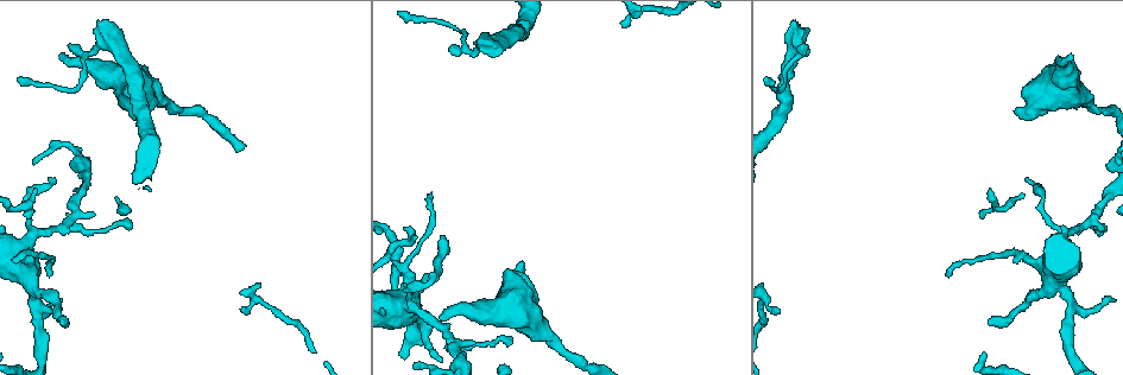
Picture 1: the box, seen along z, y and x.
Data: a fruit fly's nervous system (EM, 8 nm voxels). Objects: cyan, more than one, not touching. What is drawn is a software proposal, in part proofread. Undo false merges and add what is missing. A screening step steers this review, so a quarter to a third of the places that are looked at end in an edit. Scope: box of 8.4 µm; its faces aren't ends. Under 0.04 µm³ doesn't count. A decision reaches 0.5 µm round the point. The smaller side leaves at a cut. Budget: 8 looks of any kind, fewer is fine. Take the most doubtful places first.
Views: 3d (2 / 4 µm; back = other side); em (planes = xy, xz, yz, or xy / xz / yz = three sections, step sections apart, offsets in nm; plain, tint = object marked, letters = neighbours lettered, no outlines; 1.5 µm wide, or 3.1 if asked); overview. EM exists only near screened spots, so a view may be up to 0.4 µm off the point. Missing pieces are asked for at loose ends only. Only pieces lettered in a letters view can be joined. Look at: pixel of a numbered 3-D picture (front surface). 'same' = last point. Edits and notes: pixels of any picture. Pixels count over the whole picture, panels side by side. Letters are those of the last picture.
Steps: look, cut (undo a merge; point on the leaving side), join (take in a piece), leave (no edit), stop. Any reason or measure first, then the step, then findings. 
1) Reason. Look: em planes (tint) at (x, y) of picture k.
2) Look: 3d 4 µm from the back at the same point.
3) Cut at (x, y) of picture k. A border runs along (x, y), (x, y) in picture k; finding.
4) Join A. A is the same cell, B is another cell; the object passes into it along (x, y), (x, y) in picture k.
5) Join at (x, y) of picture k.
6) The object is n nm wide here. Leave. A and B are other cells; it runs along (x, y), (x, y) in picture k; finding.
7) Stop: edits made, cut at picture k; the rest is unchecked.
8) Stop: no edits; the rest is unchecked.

Free end. Look: em yz step 8 (letters) at (59, 53) of picture 1.

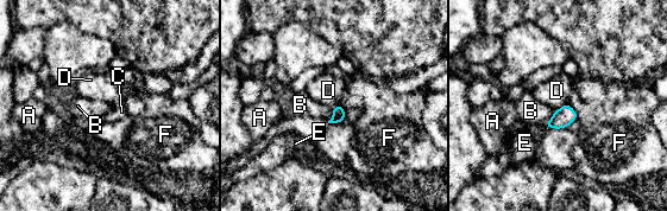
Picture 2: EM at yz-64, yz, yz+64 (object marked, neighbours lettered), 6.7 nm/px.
Look: em planes (letters) at the same point.

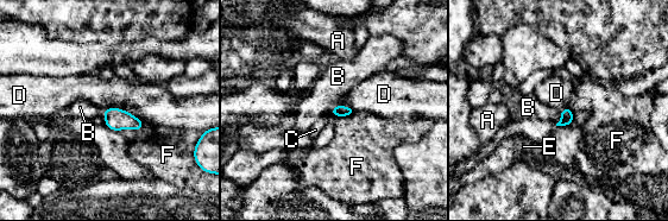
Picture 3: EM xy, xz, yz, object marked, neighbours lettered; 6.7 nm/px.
Leave. A, B, C, D, E and F are other cells; no lettered piece goes on from it.

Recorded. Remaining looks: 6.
Branch stops here. Look: em yz step 8 (letters) at (105, 22) of picture 1.

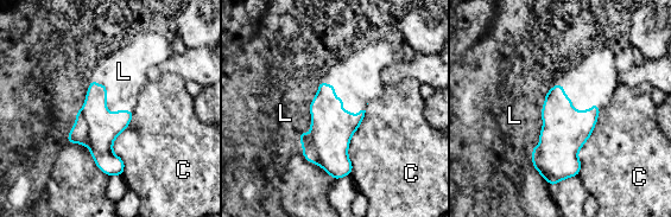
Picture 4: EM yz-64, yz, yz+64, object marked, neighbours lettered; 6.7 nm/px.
Join L. L is the same cell, C is another cell; the object passes into it along (328, 126), (316, 91), (285, 112) in picture 4; the neuron continues.

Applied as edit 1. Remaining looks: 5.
Thick turns thin. Look: em planes (letters) at (173, 109) of picture 1.

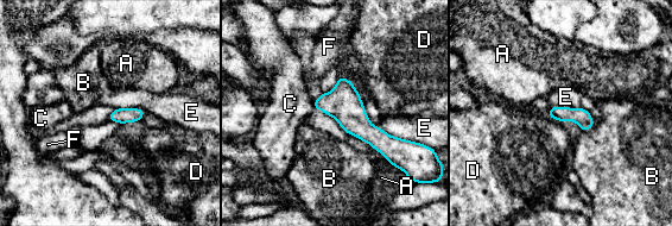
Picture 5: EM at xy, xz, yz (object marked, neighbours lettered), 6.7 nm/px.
The object is 70 nm wide here. Leave. A, B, C, D, E and F are other cells; one neuron here.

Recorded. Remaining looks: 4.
Stop: edits made, join at picture 4; the rest is unchecked.

